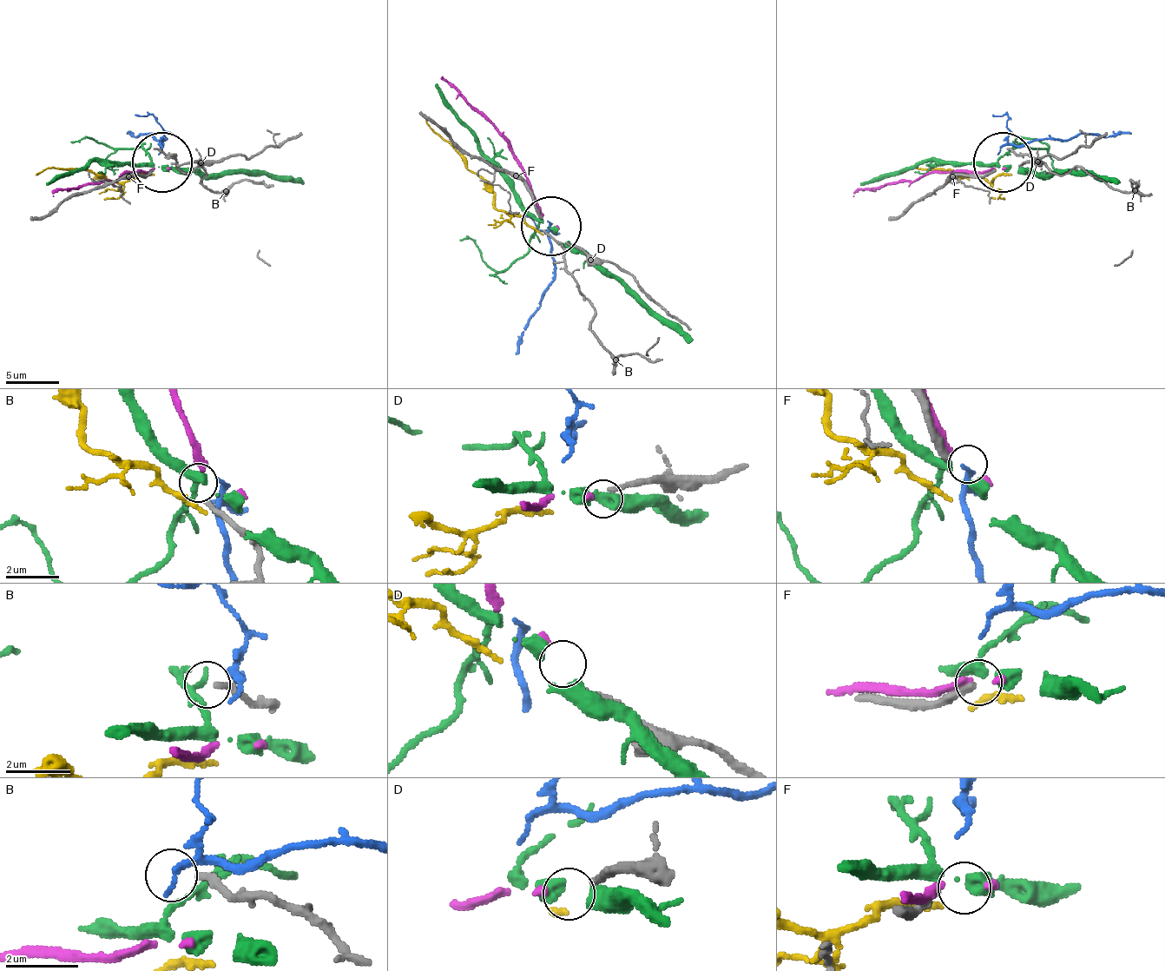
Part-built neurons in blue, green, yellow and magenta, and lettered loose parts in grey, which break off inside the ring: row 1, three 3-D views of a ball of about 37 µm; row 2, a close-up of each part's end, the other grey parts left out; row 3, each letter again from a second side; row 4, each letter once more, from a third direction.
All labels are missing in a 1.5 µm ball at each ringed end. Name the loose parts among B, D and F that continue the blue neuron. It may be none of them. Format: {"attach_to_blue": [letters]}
{"attach_to_blue": []}

